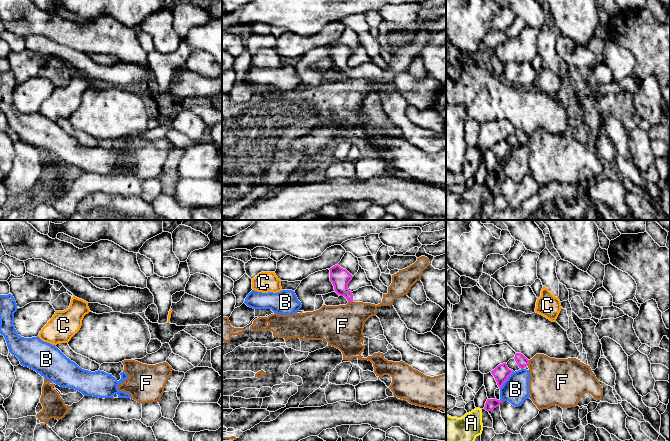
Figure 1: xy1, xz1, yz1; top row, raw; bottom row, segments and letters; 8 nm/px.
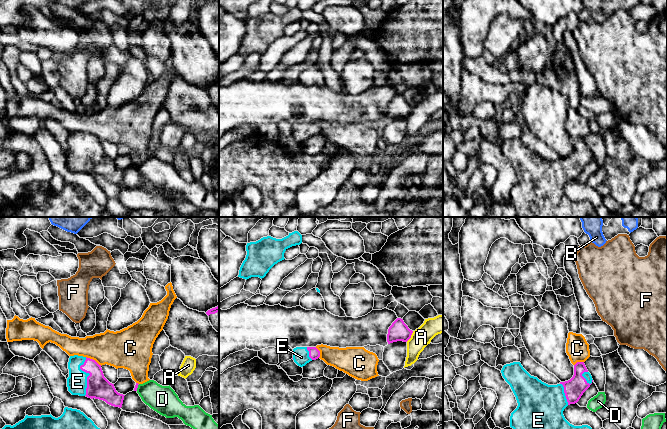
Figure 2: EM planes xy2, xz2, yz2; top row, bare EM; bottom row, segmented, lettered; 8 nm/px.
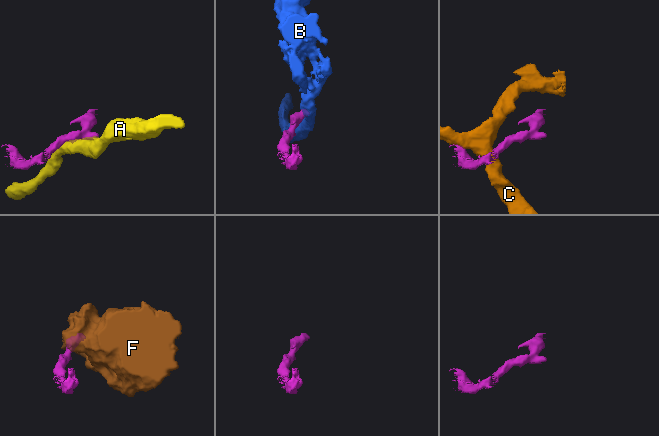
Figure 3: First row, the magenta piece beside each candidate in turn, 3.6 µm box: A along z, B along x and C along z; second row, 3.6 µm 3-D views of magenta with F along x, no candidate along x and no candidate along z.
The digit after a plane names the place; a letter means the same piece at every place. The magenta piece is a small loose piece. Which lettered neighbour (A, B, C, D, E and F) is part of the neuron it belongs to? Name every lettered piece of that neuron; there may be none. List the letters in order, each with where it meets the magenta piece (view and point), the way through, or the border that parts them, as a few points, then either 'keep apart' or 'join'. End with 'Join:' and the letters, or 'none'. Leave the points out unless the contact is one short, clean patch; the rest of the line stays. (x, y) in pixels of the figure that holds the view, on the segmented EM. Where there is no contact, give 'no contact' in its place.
A: xz2 (410, 336) | along xz2 (413, 331), (406, 341) | keep apart
B: yz1 (506, 379) | along yz1 (513, 371), (499, 388) | keep apart
C: xy2 (94, 360) | along xy2 (86, 356), (94, 359), (101, 365) | keep apart
D: xy2 (137, 387) | keep apart
E: xy2 (89, 375) | join
F: xz1 (351, 301) | along xz1 (348, 301), (353, 302) | keep apart
Join: E

